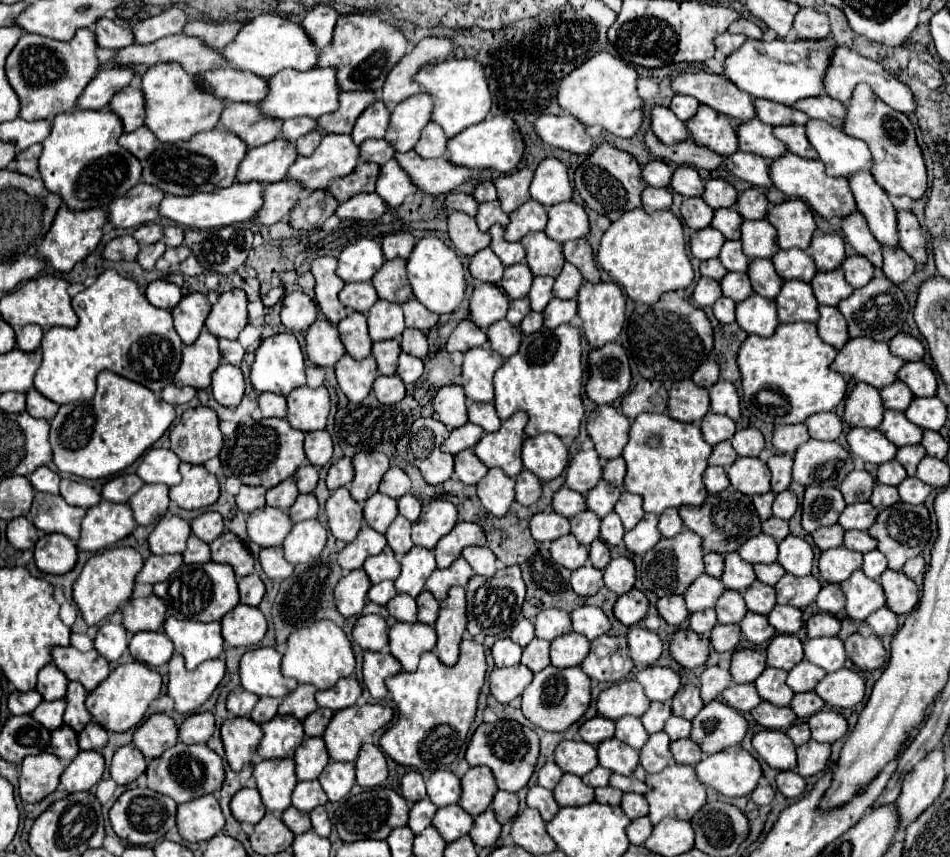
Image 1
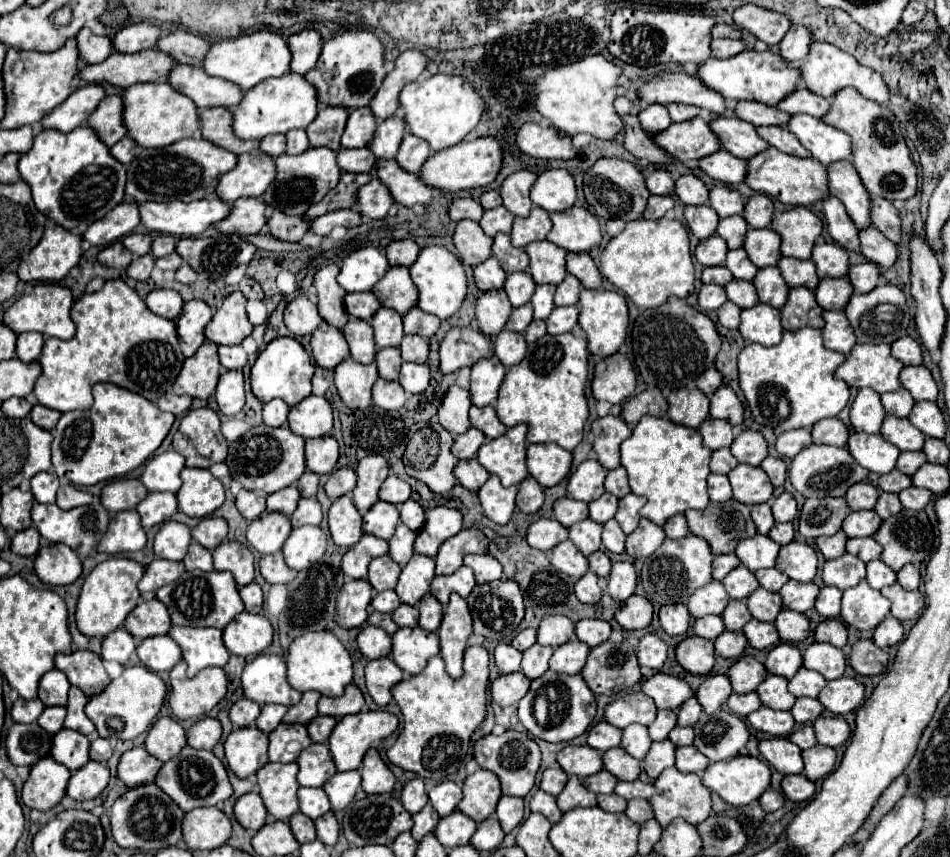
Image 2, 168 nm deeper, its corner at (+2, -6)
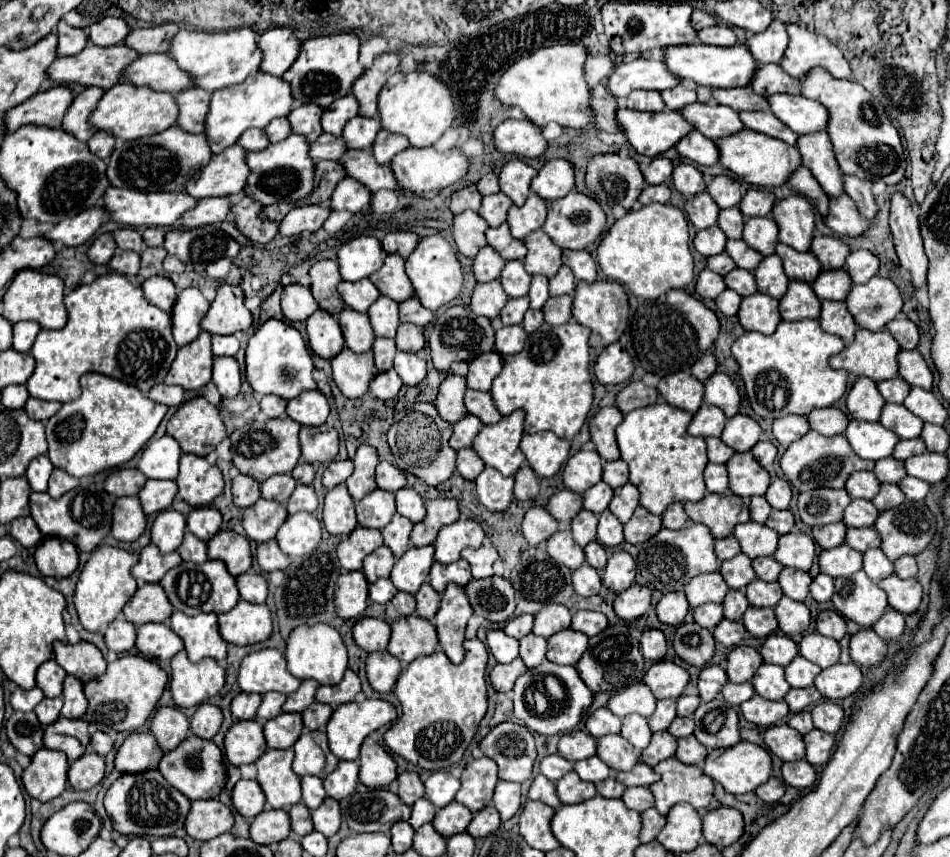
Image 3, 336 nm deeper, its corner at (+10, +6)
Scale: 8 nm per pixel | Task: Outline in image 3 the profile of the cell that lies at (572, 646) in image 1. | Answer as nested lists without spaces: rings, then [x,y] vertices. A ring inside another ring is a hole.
[[[563,630],[557,632],[555,636],[551,636],[547,646],[547,660],[555,662],[555,664],[577,664],[579,658],[583,656],[583,652],[587,650],[587,642],[589,638],[577,630]]]

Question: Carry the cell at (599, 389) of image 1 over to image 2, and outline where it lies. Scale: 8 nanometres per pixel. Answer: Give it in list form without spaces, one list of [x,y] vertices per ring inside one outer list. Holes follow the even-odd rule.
[[[613,354],[595,364],[591,392],[595,400],[607,400],[619,404],[635,390],[635,372],[627,356]]]

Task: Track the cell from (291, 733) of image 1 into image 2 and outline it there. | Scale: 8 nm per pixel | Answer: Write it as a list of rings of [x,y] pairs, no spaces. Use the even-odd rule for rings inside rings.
[[[279,724],[269,734],[269,762],[295,762],[309,744],[303,724]]]

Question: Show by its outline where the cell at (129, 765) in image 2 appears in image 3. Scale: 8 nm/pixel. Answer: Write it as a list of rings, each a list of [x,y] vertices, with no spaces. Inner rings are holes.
[[[133,732],[121,744],[115,756],[115,768],[119,772],[145,772],[159,764],[163,750],[159,748],[151,732]]]

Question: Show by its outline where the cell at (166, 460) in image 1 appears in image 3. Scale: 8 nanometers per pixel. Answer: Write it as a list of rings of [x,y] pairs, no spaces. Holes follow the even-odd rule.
[[[165,434],[163,438],[151,440],[145,446],[137,468],[147,478],[175,480],[177,470],[179,470],[179,458],[181,458],[181,448],[179,448],[177,440]]]

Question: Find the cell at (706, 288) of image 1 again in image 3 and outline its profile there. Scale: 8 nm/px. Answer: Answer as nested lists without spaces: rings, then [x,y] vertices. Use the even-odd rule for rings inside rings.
[[[703,270],[699,276],[697,276],[697,286],[695,286],[695,292],[701,296],[701,298],[711,298],[715,300],[723,290],[725,290],[725,280],[721,274],[715,274],[711,270]]]

